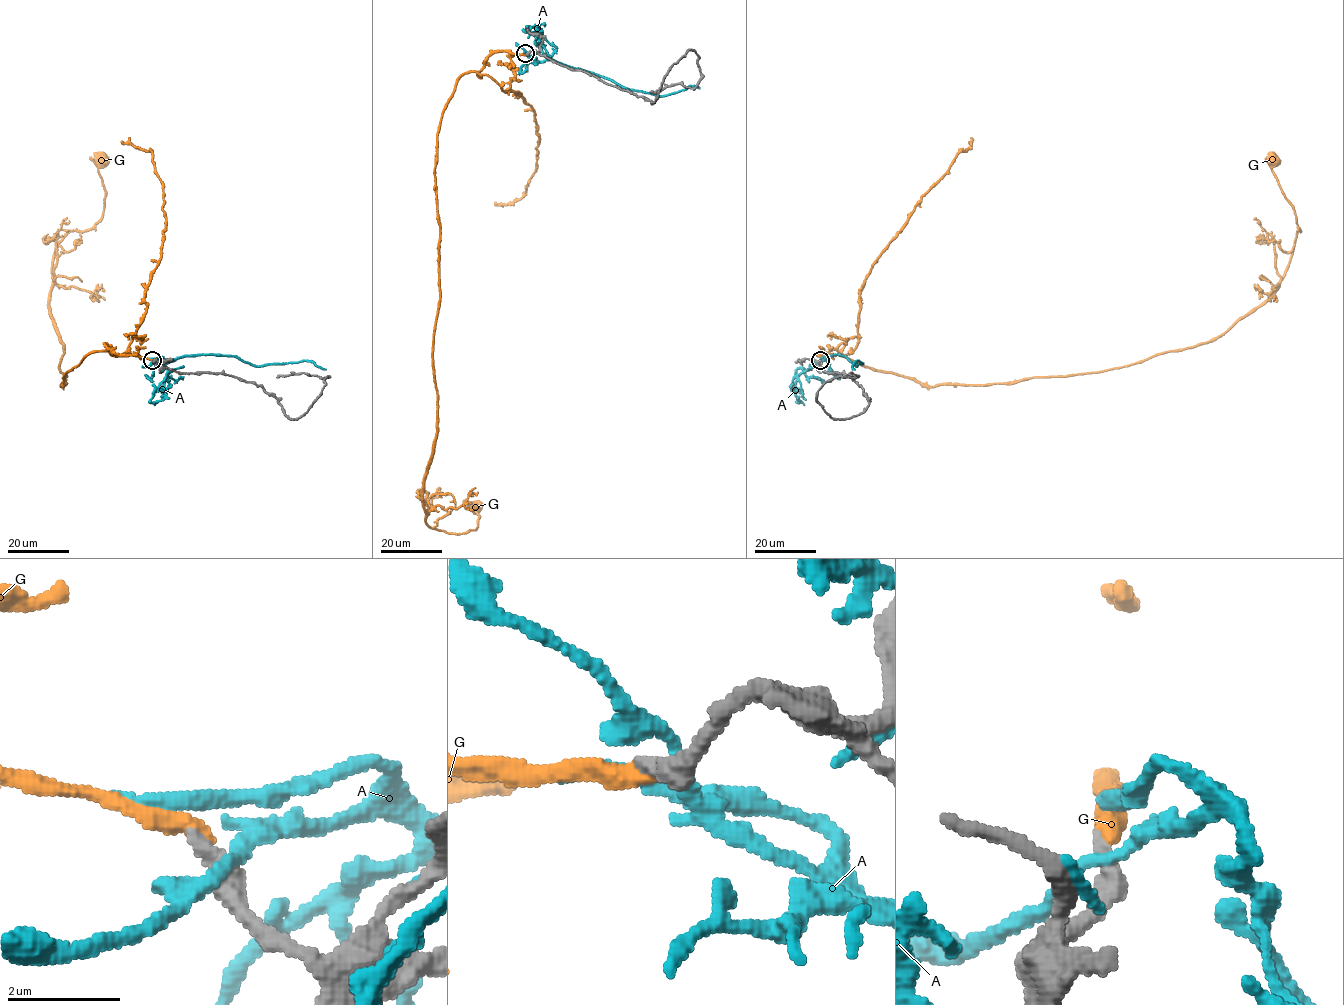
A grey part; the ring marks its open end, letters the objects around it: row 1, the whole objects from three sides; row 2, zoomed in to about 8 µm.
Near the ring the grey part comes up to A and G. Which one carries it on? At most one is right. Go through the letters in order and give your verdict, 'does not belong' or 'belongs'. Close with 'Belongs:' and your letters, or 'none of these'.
A: does not belong
G: does not belong
Belongs: none of these

